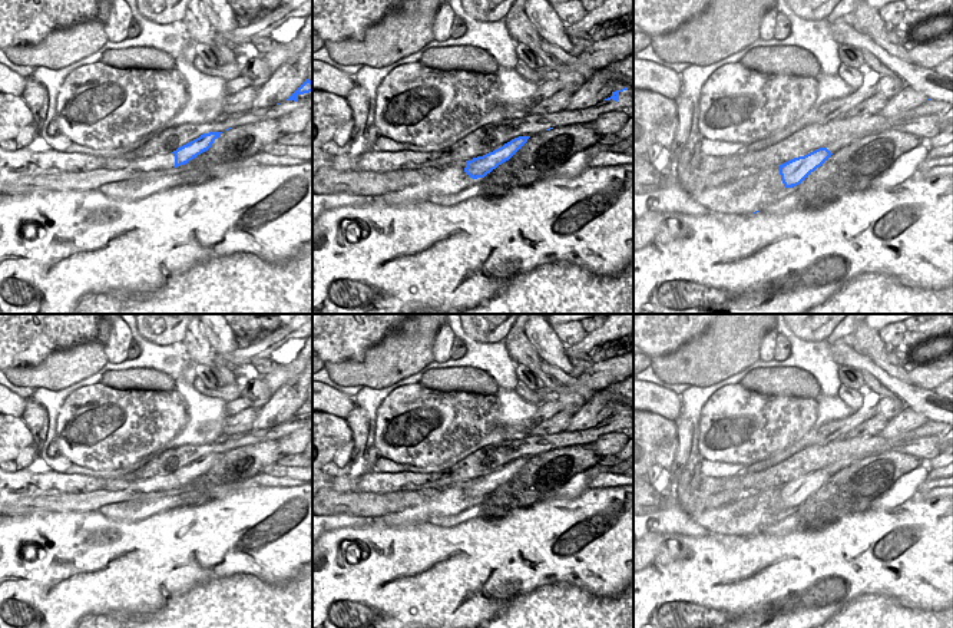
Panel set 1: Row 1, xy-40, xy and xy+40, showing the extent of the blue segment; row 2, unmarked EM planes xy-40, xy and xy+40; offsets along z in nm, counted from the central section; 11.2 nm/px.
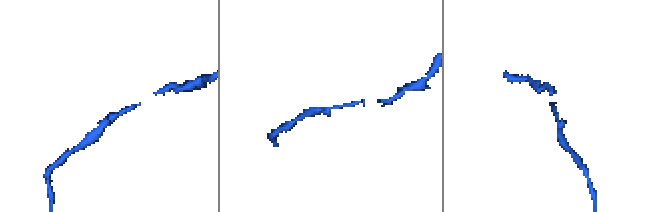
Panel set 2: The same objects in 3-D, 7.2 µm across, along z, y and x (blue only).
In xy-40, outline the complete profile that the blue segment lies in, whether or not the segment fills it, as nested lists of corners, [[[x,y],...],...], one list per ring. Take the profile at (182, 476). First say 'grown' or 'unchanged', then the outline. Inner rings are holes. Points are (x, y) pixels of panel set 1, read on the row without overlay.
unchanged; [[[222,453],[203,455],[199,459],[191,462],[189,465],[173,472],[175,489],[188,485],[202,473],[208,472],[214,462],[221,457]]]

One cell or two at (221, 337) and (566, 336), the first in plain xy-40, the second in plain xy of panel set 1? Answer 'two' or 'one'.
two

